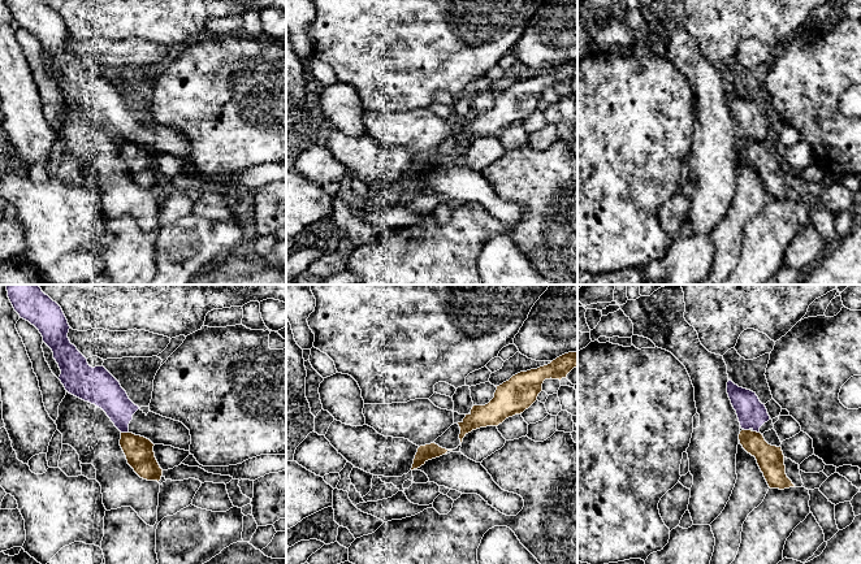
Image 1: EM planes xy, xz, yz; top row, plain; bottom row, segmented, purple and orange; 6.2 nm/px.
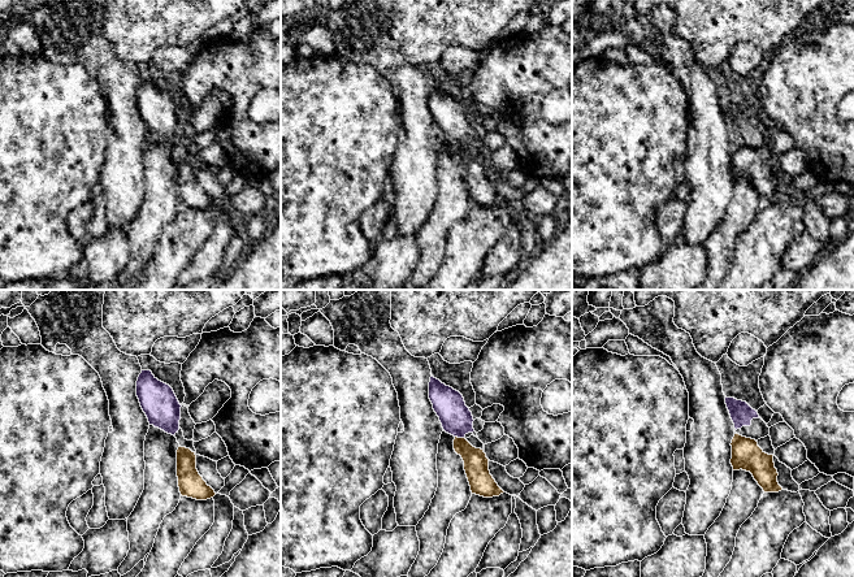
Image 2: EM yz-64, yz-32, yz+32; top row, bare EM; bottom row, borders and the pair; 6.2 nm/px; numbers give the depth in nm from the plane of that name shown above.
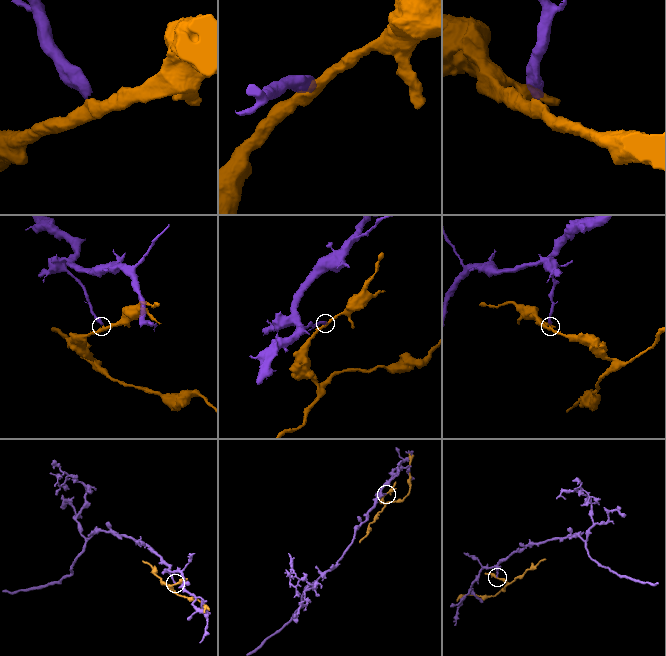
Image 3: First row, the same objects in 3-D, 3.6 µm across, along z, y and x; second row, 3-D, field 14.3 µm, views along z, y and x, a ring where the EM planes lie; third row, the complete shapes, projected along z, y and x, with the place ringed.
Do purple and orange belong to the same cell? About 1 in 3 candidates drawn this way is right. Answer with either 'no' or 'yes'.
no

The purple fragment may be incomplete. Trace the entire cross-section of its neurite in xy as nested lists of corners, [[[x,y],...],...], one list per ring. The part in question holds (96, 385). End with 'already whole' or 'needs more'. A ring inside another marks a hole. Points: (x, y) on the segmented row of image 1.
[[[7,285],[7,291],[14,311],[39,330],[52,350],[61,370],[59,379],[69,394],[101,408],[121,433],[190,451],[190,430],[182,422],[151,411],[146,415],[103,365],[88,365],[68,338],[70,326],[61,307],[39,285]]] | needs more

